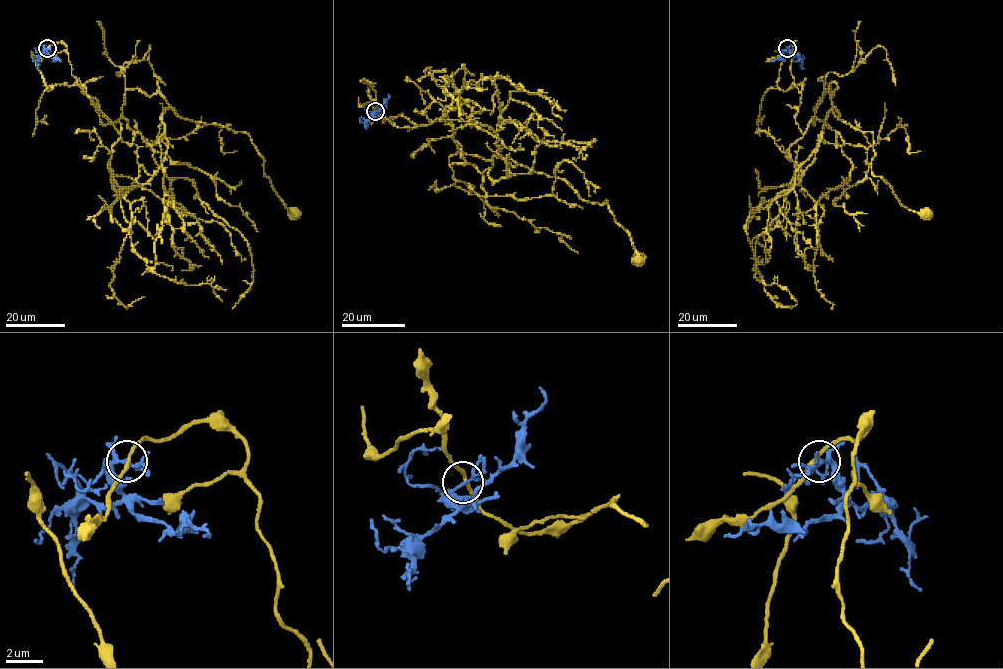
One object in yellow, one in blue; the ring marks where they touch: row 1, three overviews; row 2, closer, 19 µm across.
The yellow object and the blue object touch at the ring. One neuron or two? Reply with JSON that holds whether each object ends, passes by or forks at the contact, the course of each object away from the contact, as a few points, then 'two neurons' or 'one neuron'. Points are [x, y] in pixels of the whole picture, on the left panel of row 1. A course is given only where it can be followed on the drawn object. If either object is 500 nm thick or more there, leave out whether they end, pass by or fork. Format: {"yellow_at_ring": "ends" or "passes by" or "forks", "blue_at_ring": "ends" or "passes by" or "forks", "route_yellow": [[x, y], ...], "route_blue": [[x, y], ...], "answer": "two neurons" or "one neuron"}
{"yellow_at_ring": "passes by", "blue_at_ring": "forks", "route_yellow": [[47, 48], [63, 42], [119, 133], [125, 91], [157, 82], [180, 117], [246, 132], [294, 214]], "route_blue": [[47, 48], [46, 55], [59, 61]], "answer": "one neuron"}

